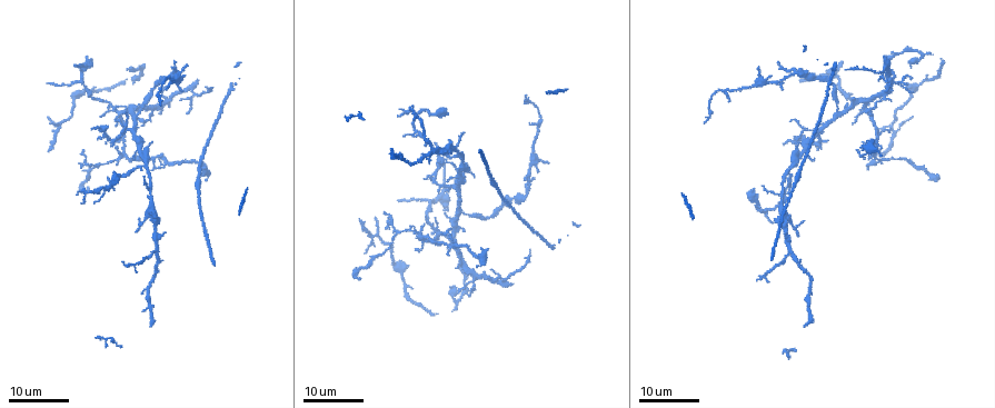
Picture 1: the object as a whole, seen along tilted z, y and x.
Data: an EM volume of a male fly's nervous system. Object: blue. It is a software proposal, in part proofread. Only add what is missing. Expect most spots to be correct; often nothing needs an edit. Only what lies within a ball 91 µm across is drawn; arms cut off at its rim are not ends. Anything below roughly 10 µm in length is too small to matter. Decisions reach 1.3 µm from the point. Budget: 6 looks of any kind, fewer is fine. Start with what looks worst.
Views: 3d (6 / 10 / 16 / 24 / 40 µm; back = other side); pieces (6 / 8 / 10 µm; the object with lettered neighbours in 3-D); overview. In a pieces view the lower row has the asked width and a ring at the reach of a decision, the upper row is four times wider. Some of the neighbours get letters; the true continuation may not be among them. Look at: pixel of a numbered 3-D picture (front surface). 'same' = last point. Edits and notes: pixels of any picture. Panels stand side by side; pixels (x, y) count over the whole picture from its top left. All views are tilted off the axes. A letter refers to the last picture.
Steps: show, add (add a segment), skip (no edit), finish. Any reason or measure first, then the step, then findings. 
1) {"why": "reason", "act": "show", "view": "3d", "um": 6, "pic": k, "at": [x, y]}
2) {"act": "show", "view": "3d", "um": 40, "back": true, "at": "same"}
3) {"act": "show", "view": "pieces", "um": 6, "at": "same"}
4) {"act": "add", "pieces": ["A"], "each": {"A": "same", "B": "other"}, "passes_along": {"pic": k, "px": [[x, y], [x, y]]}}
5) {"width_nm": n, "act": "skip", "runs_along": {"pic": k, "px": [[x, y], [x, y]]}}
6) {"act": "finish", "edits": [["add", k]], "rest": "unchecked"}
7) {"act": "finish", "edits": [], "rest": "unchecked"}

{"act": "show", "view": "3d", "um": 16, "pic": 1, "at": [802, 80]}

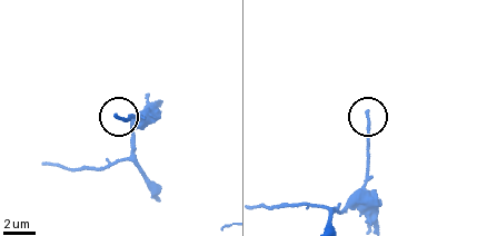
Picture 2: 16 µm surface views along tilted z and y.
{"act": "show", "view": "pieces", "um": 6, "pic": 2, "at": [368, 113]}

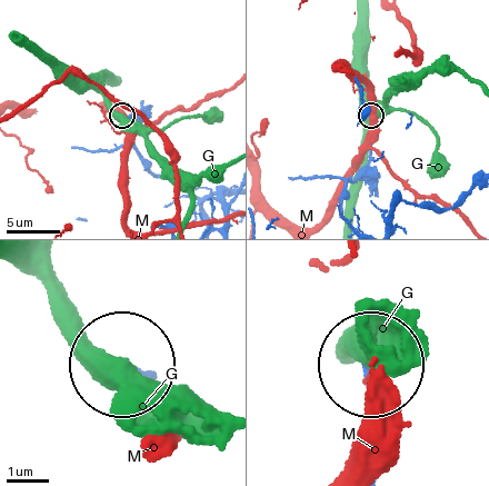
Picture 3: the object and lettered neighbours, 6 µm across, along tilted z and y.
{"act": "skip", "each": {"G": "other", "M": "other"}, "found": "no lettered segment goes on from it"}

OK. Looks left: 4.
{"why": "branch stops here", "act": "show", "view": "3d", "um": 24, "pic": 1, "at": [94, 128]}

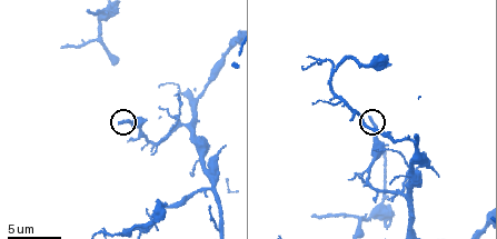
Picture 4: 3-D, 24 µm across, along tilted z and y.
{"why": "what lies round it", "act": "show", "view": "pieces", "um": 6, "pic": 4, "at": [121, 121]}

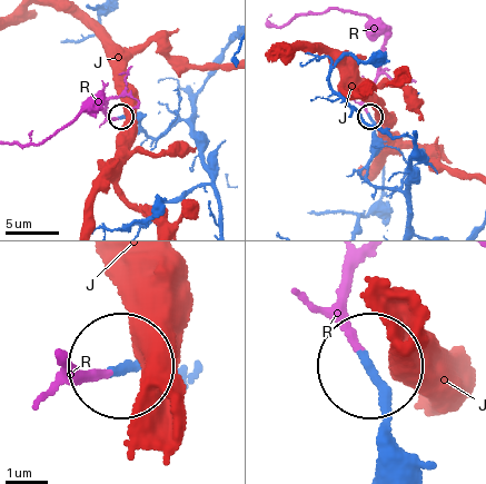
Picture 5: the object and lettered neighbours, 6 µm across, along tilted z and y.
{"act": "add", "pieces": ["R"], "each": {"J": "other", "R": "same"}, "passes_along": {"pic": 5, "px": [[387, 462], [382, 391], [348, 308], [350, 267]]}, "found": "it goes on there"}

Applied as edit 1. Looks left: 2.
{"act": "finish", "edits": [["add", 5]], "rest": "unchecked"}

